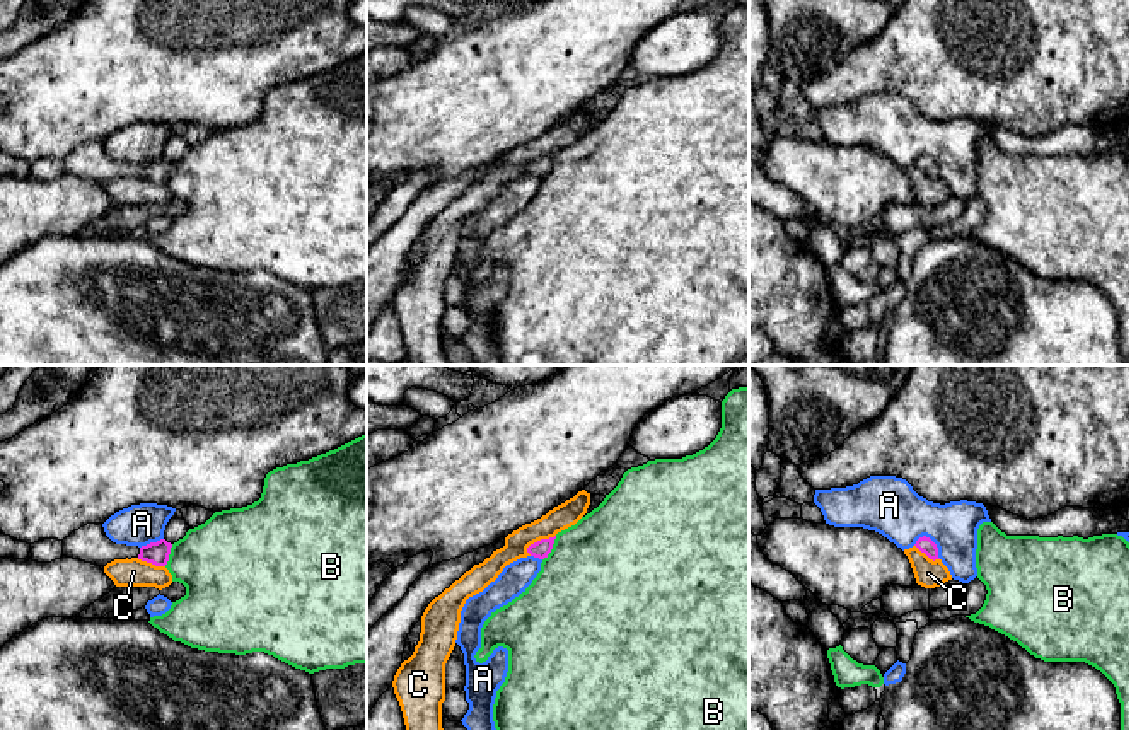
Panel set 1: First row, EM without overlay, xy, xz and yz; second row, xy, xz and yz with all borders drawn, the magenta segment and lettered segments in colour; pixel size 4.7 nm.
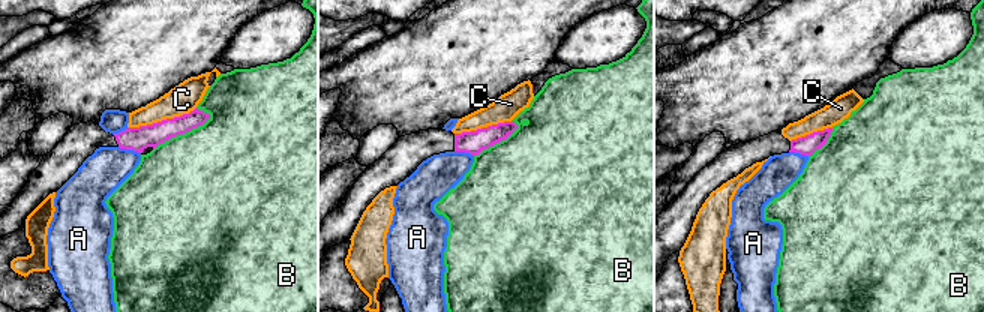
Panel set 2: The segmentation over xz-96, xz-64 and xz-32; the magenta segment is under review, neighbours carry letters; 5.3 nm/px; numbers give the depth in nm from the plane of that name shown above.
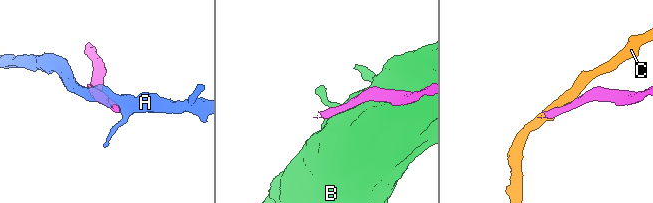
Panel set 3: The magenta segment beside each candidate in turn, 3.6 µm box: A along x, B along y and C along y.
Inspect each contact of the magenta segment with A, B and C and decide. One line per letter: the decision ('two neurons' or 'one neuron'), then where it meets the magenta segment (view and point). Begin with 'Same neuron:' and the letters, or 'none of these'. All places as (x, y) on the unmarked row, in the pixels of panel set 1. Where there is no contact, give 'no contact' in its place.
Same neuron: none of these
A: two neurons; meets magenta in yz at (932, 159)
B: two neurons; meets magenta in xz at (551, 166)
C: two neurons; meets magenta in xz at (541, 157)

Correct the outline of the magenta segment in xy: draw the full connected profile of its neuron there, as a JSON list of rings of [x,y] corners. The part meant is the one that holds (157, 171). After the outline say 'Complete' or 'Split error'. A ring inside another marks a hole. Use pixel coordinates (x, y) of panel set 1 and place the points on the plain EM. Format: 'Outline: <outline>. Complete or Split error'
Outline: [[[87,142],[63,157],[63,174],[106,184],[114,177],[138,176],[155,184],[165,184],[172,162],[165,157],[147,164],[126,164],[113,160],[102,142]]]. Split error

